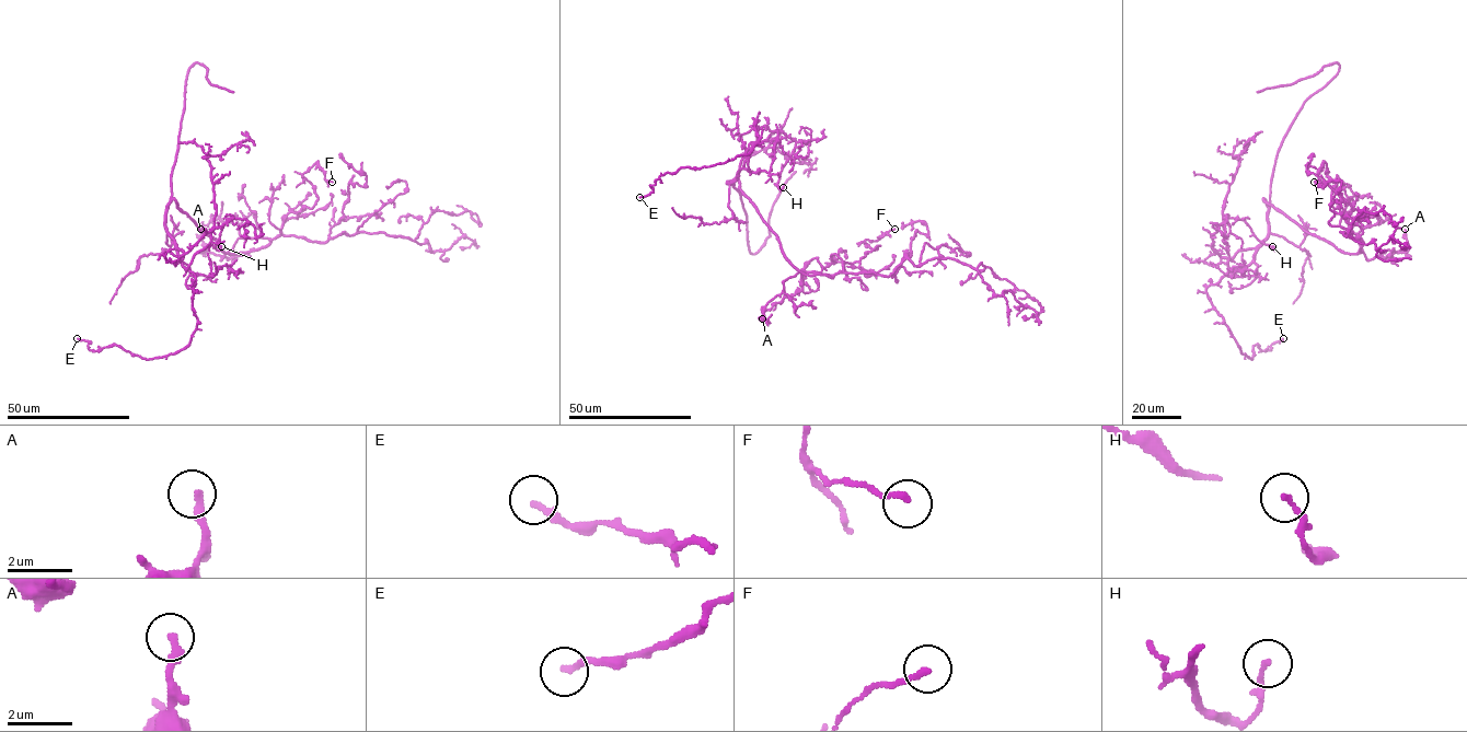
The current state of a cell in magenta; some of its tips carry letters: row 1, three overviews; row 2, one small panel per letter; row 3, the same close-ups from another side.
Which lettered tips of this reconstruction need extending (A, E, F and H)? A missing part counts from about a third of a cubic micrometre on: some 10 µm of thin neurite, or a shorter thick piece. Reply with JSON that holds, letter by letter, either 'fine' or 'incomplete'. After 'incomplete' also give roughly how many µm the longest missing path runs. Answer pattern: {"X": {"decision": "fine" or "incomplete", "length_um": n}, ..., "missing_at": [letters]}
{"A": {"decision": "fine"}, "E": {"decision": "fine"}, "F": {"decision": "fine"}, "H": {"decision": "fine"}, "missing_at": []}

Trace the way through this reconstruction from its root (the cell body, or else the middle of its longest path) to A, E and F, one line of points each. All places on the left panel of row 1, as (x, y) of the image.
A: (197, 227), (226, 253), (256, 251), (270, 242), (240, 237), (221, 259), (201, 252), (207, 245), (200, 229)
E: (197, 227), (173, 199), (165, 229), (195, 278), (197, 325), (185, 347), (142, 359), (77, 338)
F: (197, 227), (226, 253), (260, 250), (280, 233), (287, 213), (315, 205), (304, 173), (316, 162), (332, 182)

